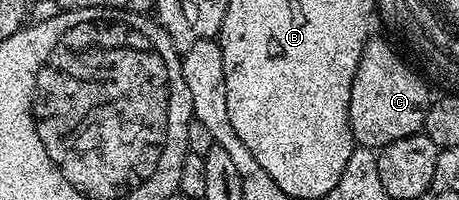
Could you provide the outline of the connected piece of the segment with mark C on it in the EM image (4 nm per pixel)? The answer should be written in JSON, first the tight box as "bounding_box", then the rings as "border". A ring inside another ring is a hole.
{"bounding_box":[349,35,431,151],"border":[[[373,35],[365,42],[349,100],[349,126],[358,146],[377,151],[382,145],[395,143],[395,139],[424,130],[431,96],[421,82],[422,74],[416,71],[383,38]]]}

